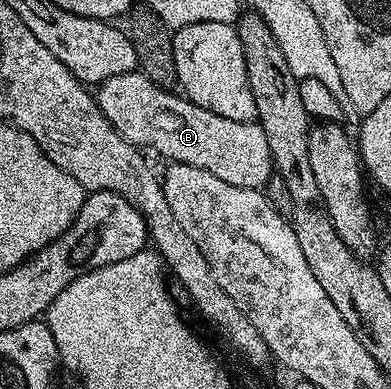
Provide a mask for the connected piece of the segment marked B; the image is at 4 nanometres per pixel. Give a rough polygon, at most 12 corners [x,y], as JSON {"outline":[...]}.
{"outline":[[141,71],[98,108],[135,147],[244,189],[274,171],[261,123],[228,121]]}

